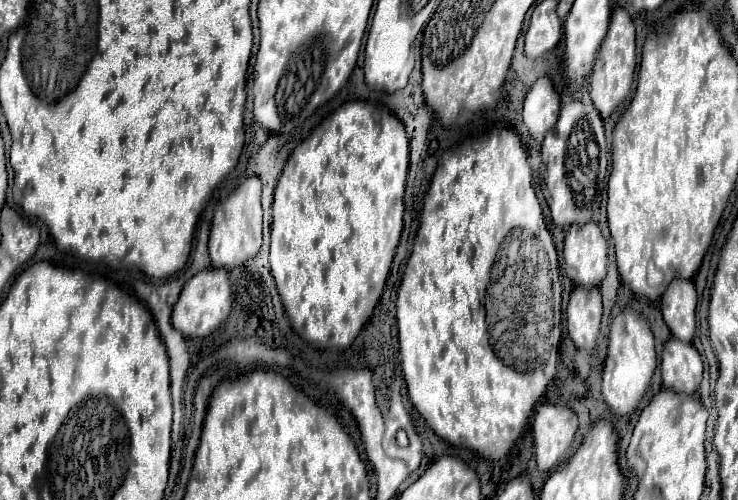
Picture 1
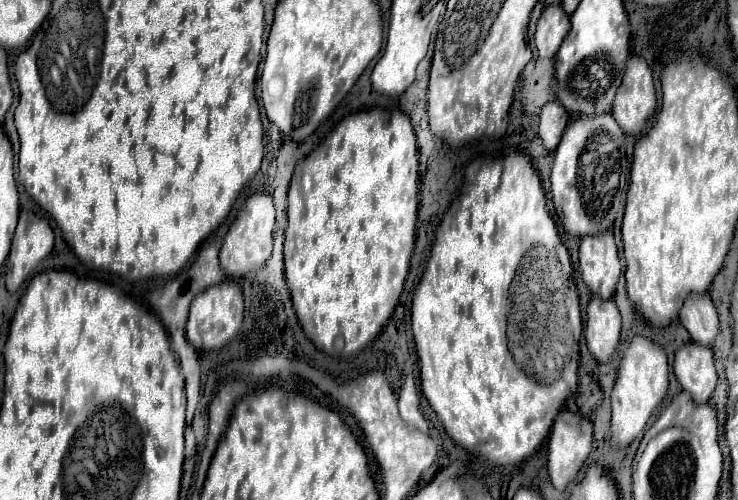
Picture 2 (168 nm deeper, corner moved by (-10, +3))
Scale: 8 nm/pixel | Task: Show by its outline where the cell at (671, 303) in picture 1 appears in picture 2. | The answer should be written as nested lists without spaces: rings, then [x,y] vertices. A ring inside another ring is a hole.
[[[708,294],[688,298],[680,310],[680,322],[690,332],[692,340],[702,346],[712,346],[720,332],[718,312]]]

